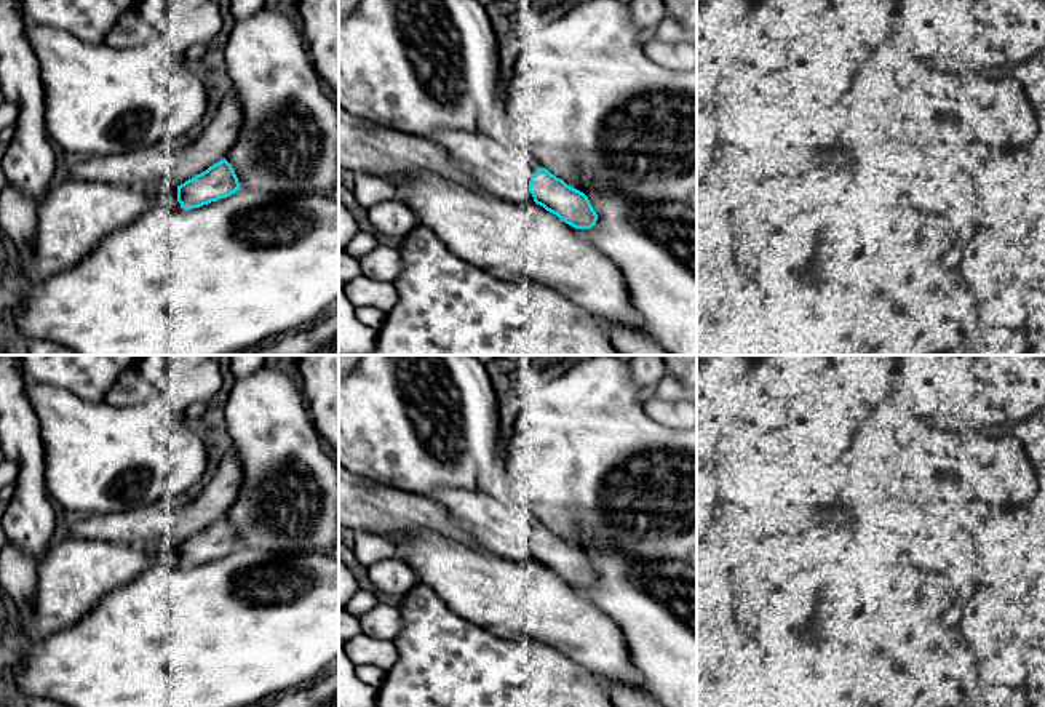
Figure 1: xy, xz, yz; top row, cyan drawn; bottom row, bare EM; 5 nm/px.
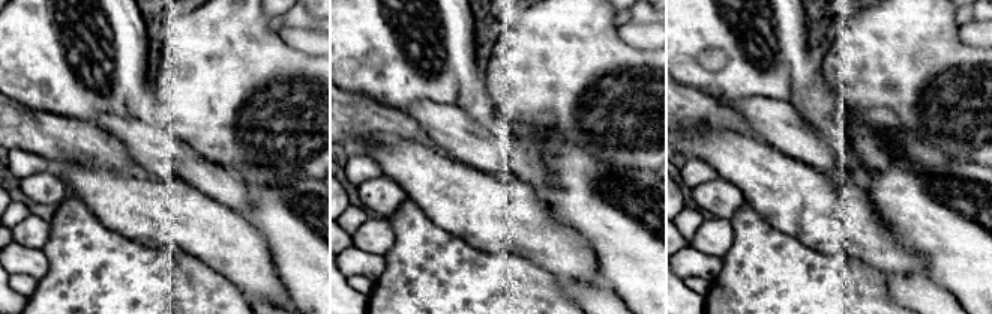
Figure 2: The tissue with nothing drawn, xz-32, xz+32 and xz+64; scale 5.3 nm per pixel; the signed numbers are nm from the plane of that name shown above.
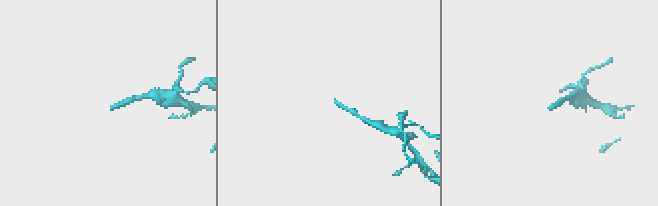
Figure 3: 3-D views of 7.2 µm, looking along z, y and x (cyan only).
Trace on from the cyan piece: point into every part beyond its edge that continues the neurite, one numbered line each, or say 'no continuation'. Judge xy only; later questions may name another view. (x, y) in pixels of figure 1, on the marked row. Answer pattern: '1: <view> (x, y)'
1: xy (165, 192)

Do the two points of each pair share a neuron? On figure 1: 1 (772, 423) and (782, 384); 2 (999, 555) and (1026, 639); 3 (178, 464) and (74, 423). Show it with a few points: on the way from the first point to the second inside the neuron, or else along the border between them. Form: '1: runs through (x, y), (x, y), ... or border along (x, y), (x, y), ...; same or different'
1: border along (775, 402), (762, 407), (750, 419); different
2: runs through (1020, 576), (1026, 583), (1028, 618); same
3: runs through (152, 456), (107, 456), (99, 448); same

